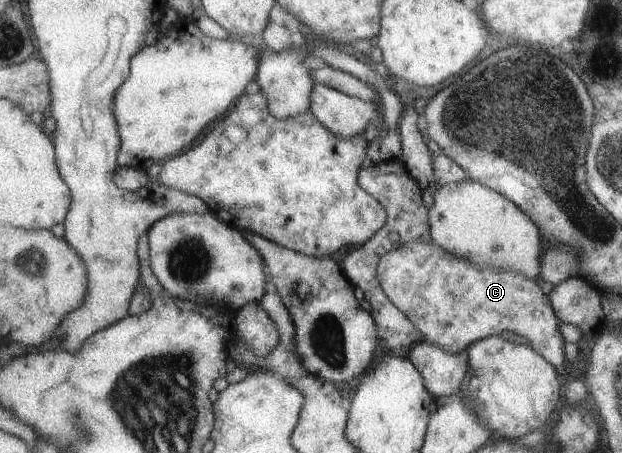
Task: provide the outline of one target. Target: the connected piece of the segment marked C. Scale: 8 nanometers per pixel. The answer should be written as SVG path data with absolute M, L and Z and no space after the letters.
M423 239L411 241L386 254L378 264L378 276L392 303L413 321L414 327L424 336L422 340L441 345L448 353L459 352L476 340L499 335L505 330L525 337L526 345L553 368L559 368L563 364L564 341L558 329L559 322L553 314L547 295L540 289L540 281L526 279L517 273L497 272L487 268L477 270L465 260L449 256L431 240Z

